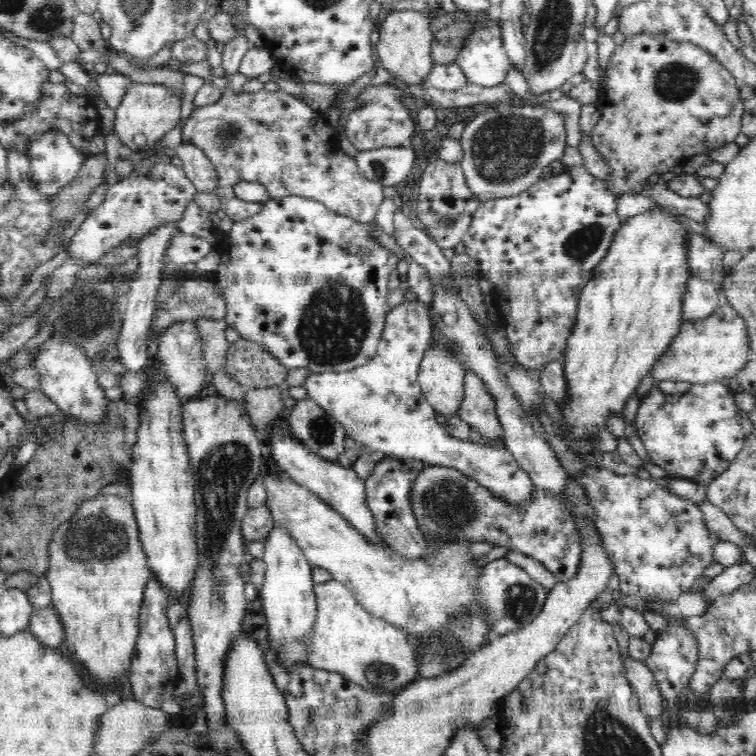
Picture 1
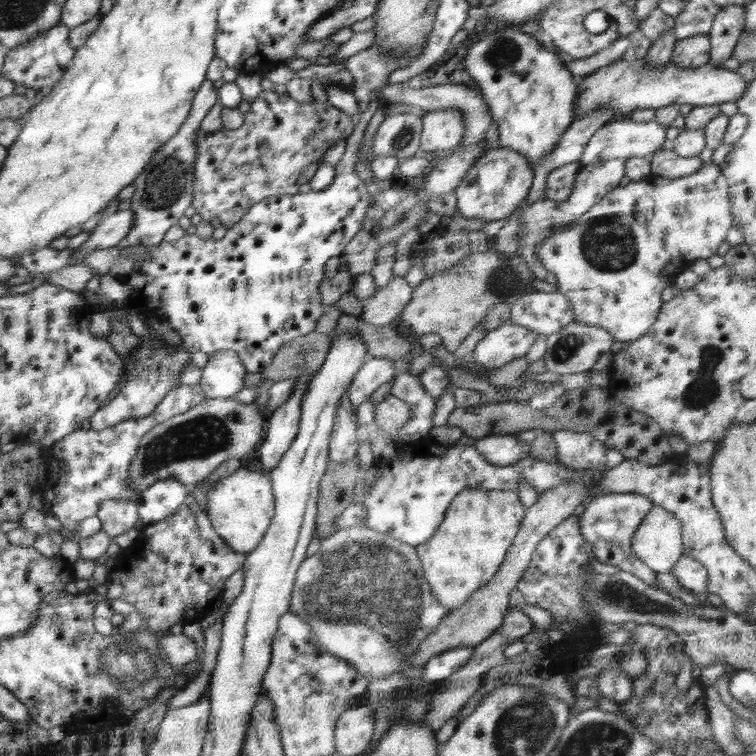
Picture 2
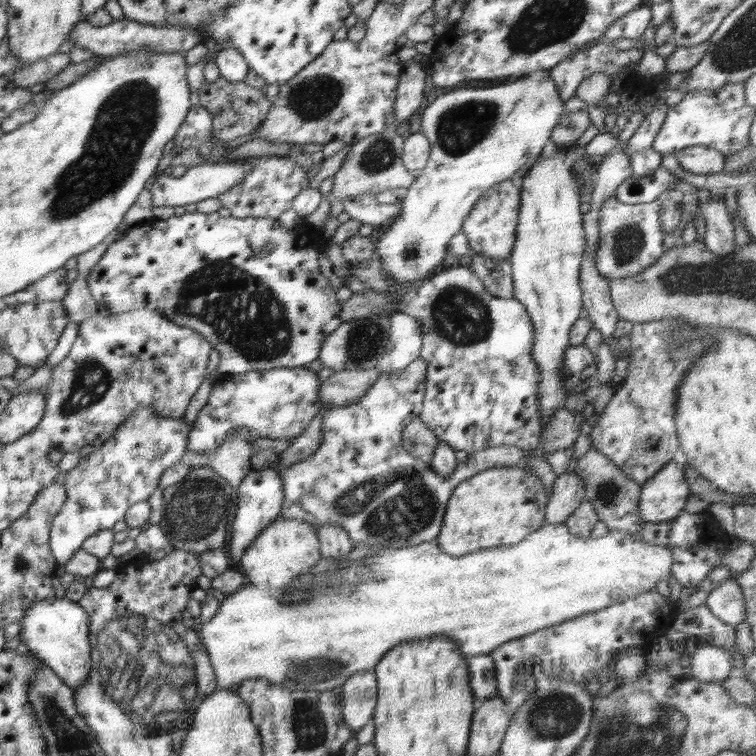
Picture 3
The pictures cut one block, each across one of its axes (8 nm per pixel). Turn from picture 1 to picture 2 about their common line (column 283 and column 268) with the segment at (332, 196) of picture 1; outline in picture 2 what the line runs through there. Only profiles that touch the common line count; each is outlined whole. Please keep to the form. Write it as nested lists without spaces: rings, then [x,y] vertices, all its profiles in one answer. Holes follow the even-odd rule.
[[[262,91],[251,102],[250,110],[243,116],[242,126],[236,129],[222,128],[214,134],[196,132],[196,162],[194,164],[194,187],[192,204],[204,222],[220,220],[222,226],[233,228],[249,208],[262,200],[276,196],[299,194],[298,176],[308,164],[324,162],[328,150],[341,140],[346,140],[355,124],[352,117],[336,108],[330,100],[300,103],[289,94]]]

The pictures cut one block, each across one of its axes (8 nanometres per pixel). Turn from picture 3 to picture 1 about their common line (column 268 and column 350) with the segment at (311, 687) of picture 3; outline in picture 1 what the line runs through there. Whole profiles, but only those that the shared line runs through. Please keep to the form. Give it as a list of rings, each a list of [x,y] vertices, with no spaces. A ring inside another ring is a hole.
[[[332,578],[314,583],[316,620],[307,634],[308,665],[340,673],[368,692],[396,693],[419,676],[415,643],[405,630],[373,618],[356,600],[352,587]]]

